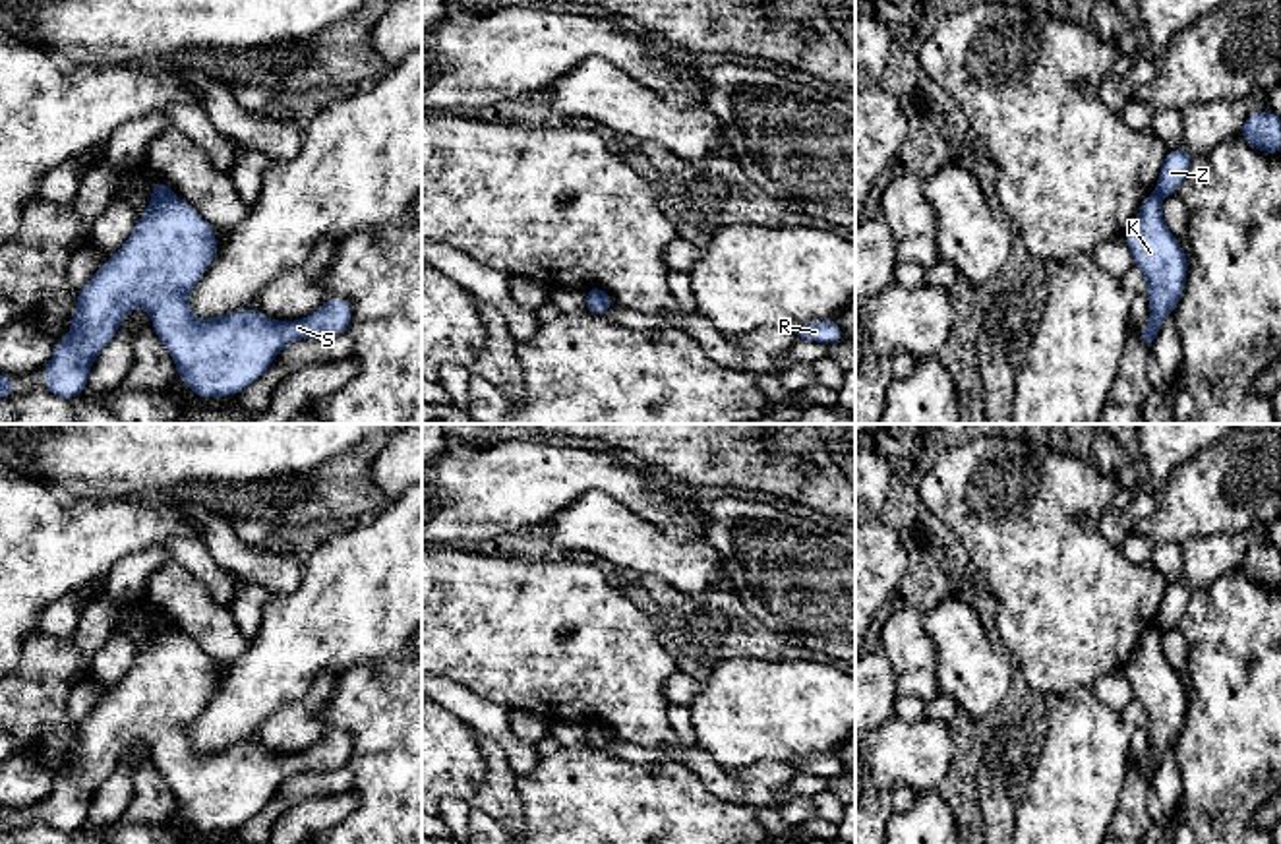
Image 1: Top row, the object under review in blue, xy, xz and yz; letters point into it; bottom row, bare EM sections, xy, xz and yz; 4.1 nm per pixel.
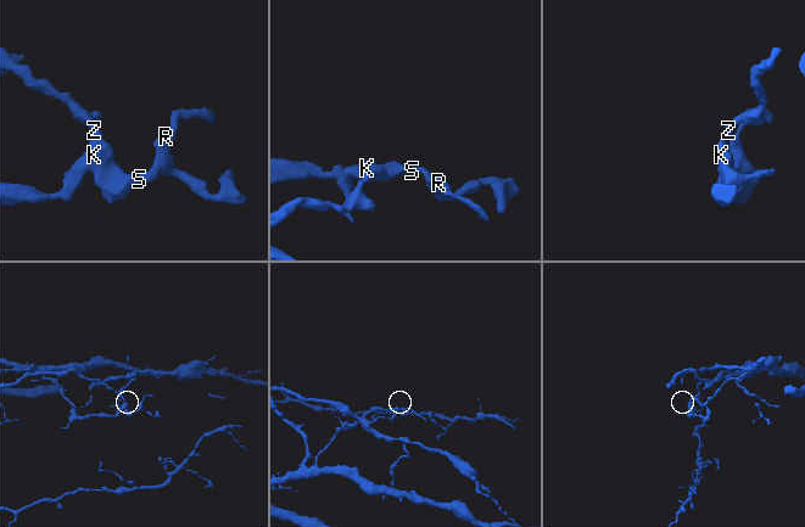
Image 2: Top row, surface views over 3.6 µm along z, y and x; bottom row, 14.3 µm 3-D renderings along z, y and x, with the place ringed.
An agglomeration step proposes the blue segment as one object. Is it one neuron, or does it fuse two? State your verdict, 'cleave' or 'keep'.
cleave

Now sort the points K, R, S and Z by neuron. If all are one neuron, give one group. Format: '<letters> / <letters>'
K R S / Z

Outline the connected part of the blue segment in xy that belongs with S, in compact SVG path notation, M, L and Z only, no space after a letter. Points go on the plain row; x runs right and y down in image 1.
M153 625L130 672L77 724L70 769L54 774L54 790L43 799L46 825L66 834L85 827L95 792L135 739L149 743L178 813L201 832L238 829L296 772L321 774L346 765L352 755L346 732L327 732L317 745L294 755L275 755L259 743L195 753L188 726L213 697L215 666L176 627Z

